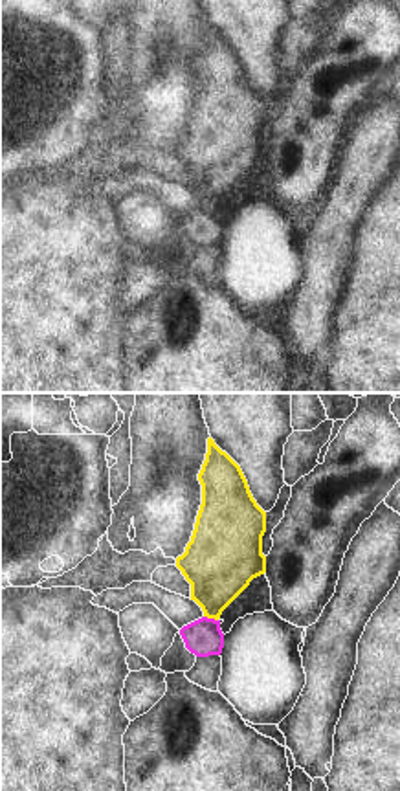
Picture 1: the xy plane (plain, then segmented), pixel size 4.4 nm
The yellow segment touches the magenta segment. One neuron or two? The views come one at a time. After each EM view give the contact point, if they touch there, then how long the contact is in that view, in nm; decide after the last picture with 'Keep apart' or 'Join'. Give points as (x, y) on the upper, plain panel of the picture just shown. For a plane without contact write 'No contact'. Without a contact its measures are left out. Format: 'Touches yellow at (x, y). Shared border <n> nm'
Touches yellow at (211, 206). Shared border 70 nm.

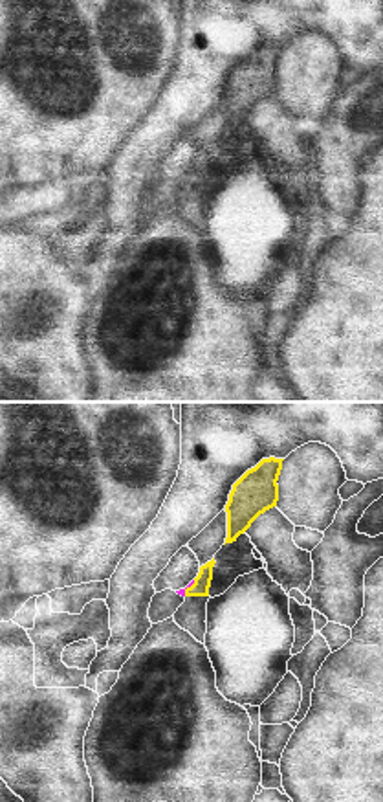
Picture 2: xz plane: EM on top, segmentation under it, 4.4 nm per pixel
Touches yellow at (187, 177). Shared border 90 nm.

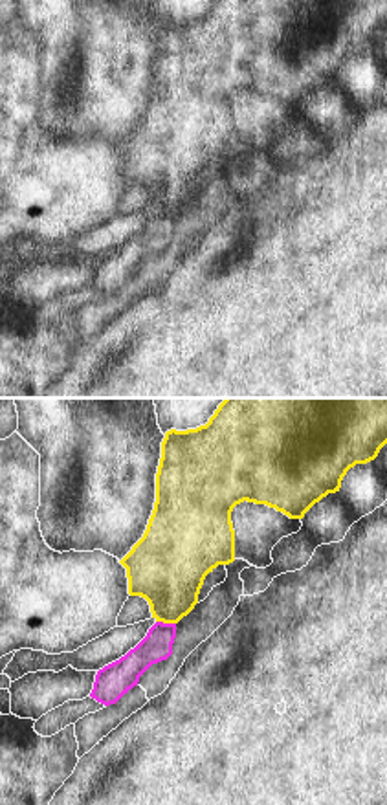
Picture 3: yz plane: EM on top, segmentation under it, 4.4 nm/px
Touches yellow at (165, 211). Shared border 90 nm.

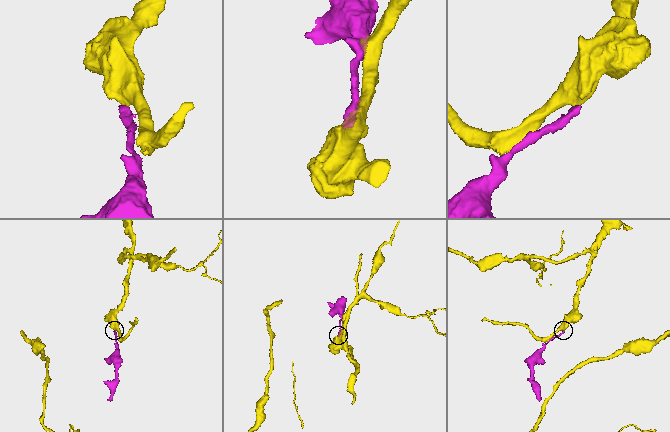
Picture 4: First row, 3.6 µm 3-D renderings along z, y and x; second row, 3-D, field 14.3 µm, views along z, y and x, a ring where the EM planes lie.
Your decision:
Keep apart.

